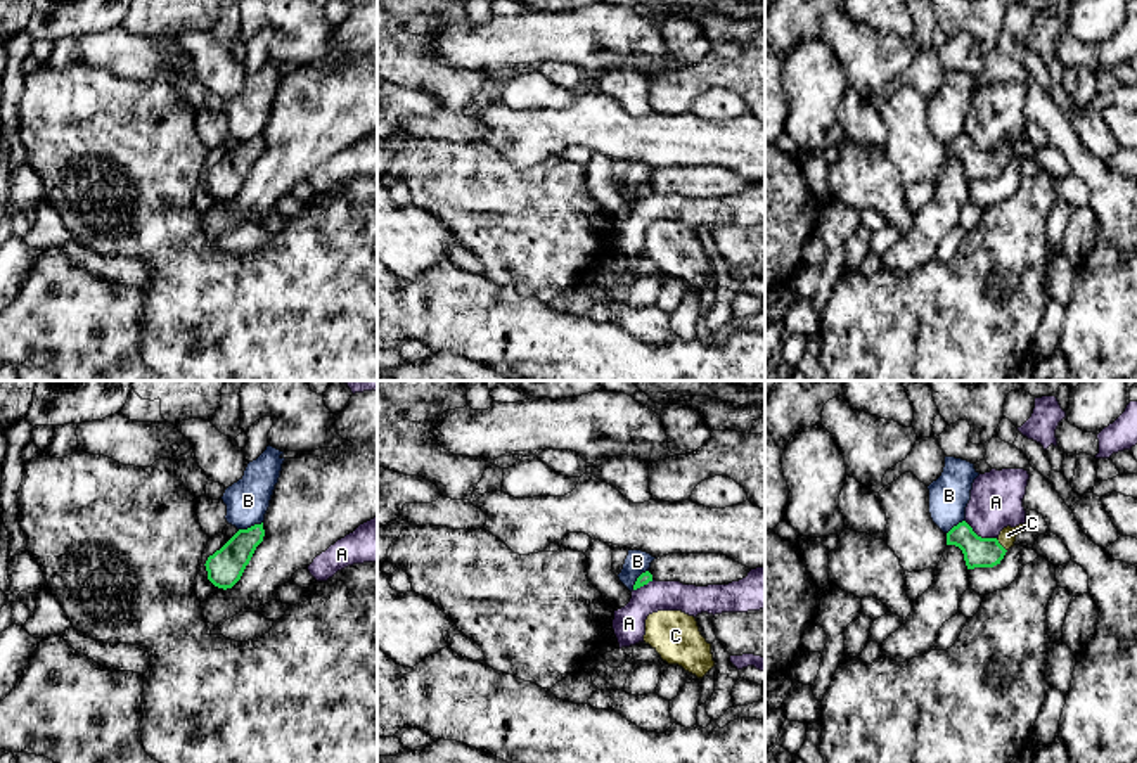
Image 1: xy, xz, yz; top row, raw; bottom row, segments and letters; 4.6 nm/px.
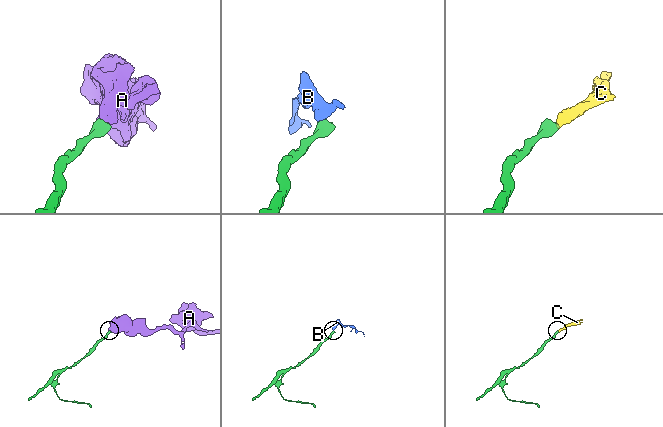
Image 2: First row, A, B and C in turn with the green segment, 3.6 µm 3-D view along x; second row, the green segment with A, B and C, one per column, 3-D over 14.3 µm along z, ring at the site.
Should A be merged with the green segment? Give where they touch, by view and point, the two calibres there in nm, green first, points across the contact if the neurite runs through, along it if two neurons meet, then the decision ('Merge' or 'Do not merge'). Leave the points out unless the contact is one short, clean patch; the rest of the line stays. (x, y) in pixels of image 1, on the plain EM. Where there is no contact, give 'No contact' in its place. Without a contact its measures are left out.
Touches green at yz (980, 149). Thickness 140 nm (green) against 240 nm. Boundary: yz (964, 134), (978, 147), (995, 151). Do not merge

